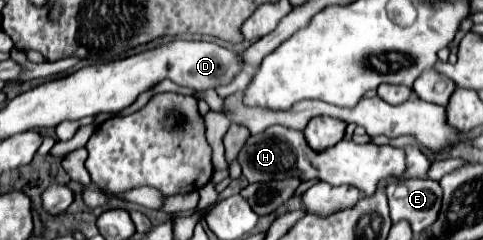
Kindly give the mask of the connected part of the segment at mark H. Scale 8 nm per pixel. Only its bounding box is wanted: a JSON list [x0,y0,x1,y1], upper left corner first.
[237,125,405,197]

